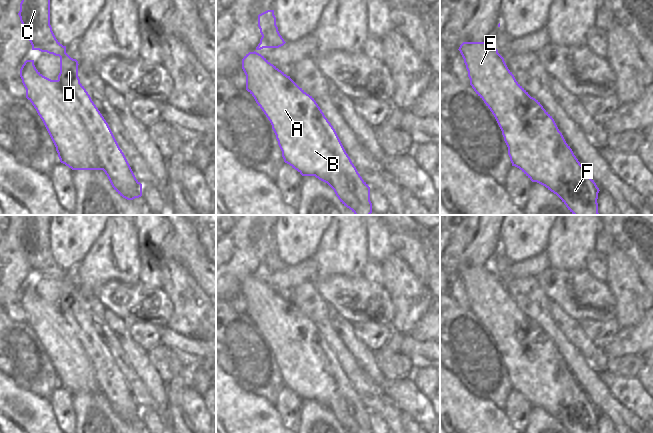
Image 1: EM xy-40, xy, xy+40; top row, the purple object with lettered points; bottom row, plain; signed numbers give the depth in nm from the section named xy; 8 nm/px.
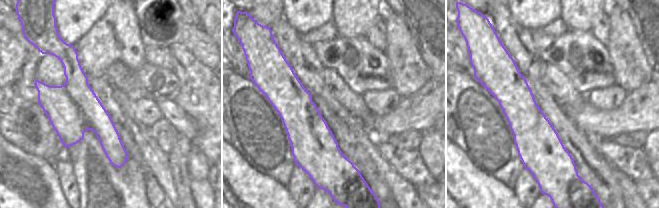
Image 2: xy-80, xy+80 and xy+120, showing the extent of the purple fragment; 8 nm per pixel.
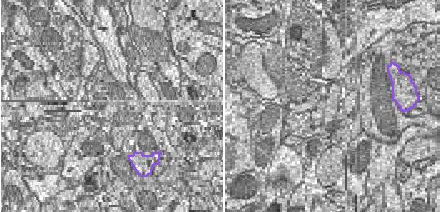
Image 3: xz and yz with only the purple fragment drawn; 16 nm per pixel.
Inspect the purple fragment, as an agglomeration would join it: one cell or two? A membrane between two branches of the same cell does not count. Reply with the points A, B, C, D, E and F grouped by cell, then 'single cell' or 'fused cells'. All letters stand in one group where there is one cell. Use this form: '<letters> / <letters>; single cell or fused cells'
A B E / C D F; fused cells

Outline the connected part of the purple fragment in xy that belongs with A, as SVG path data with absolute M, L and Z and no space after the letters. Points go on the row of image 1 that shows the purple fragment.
M249 52L242 59L242 69L246 75L246 90L254 97L258 106L262 109L272 125L272 129L276 135L278 145L282 151L284 162L297 170L302 176L315 176L319 180L331 184L326 177L329 176L335 165L336 155L326 145L324 137L324 129L320 123L317 112L313 112L300 98L296 91L296 83L271 64L264 56L257 52Z

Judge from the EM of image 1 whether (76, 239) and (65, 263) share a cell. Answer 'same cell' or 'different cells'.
same cell

